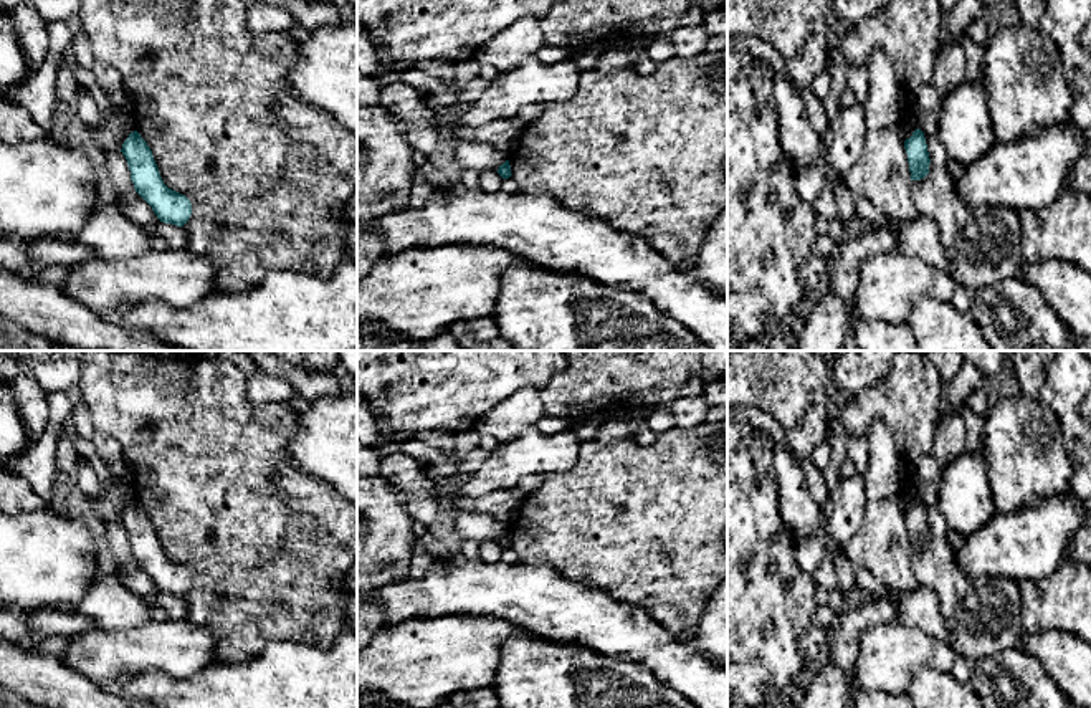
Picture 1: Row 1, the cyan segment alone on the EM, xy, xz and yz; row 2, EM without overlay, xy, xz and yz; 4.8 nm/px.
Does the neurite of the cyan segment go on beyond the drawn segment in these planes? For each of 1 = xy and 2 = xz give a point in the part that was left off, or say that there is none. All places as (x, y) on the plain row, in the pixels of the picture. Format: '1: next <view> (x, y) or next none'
1: next none
2: next none

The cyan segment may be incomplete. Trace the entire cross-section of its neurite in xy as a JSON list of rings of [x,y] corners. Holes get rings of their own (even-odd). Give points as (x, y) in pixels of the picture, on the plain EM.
[[[137,501],[129,505],[121,523],[127,531],[136,562],[152,577],[157,589],[183,597],[192,586],[192,574],[164,554],[152,521]]]

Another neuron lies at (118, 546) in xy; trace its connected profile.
[[[121,521],[107,523],[107,546],[106,551],[114,562],[114,571],[132,571],[136,559],[131,551],[127,531]]]

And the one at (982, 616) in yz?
[[[932,533],[924,549],[911,551],[911,566],[919,584],[936,592],[950,635],[949,645],[957,655],[979,660],[1000,650],[1018,647],[1025,635],[1020,617],[1018,582],[1005,577],[970,579],[959,569],[955,551],[949,543]]]

